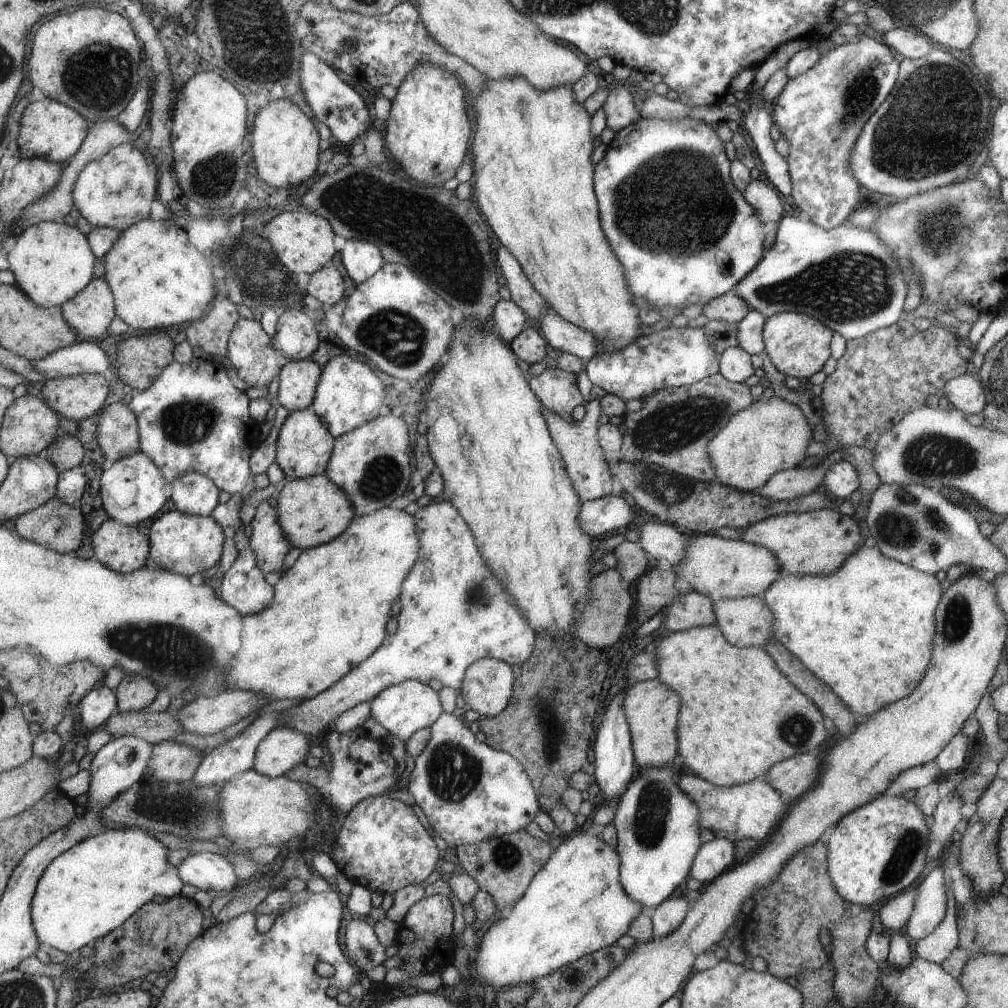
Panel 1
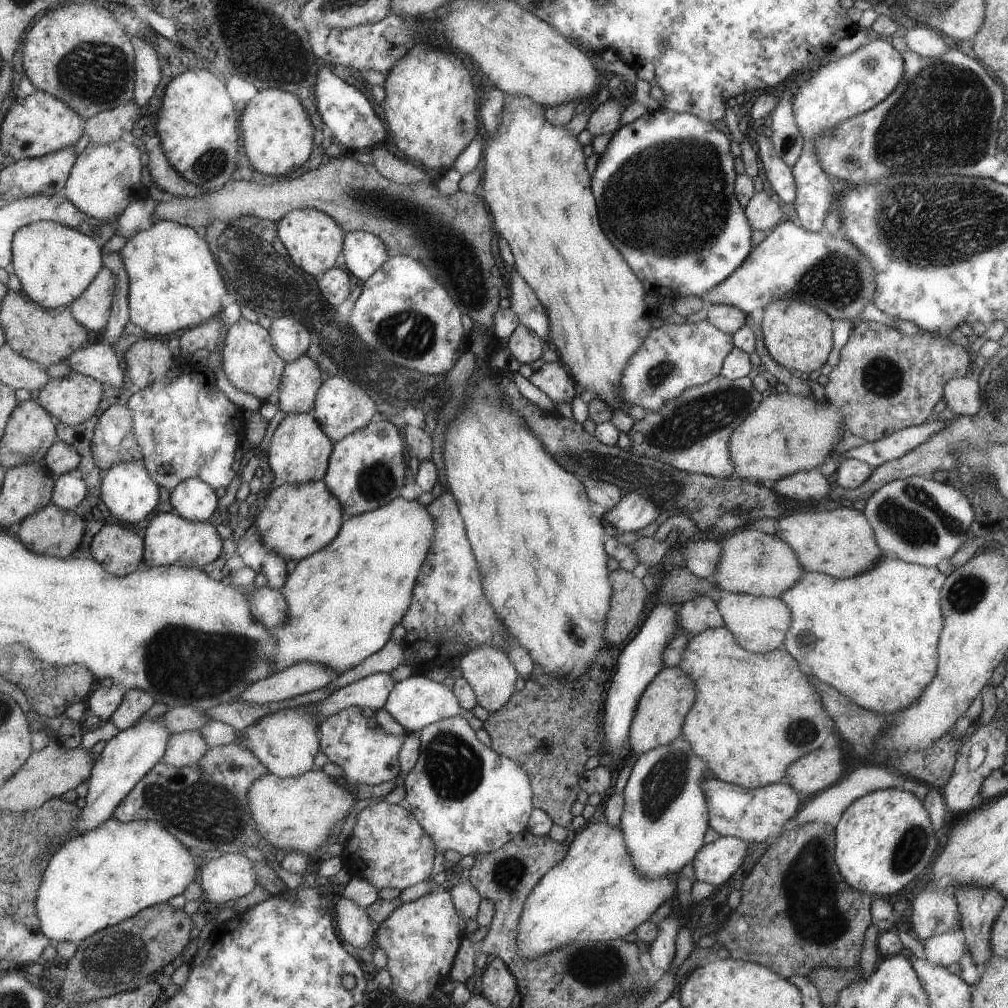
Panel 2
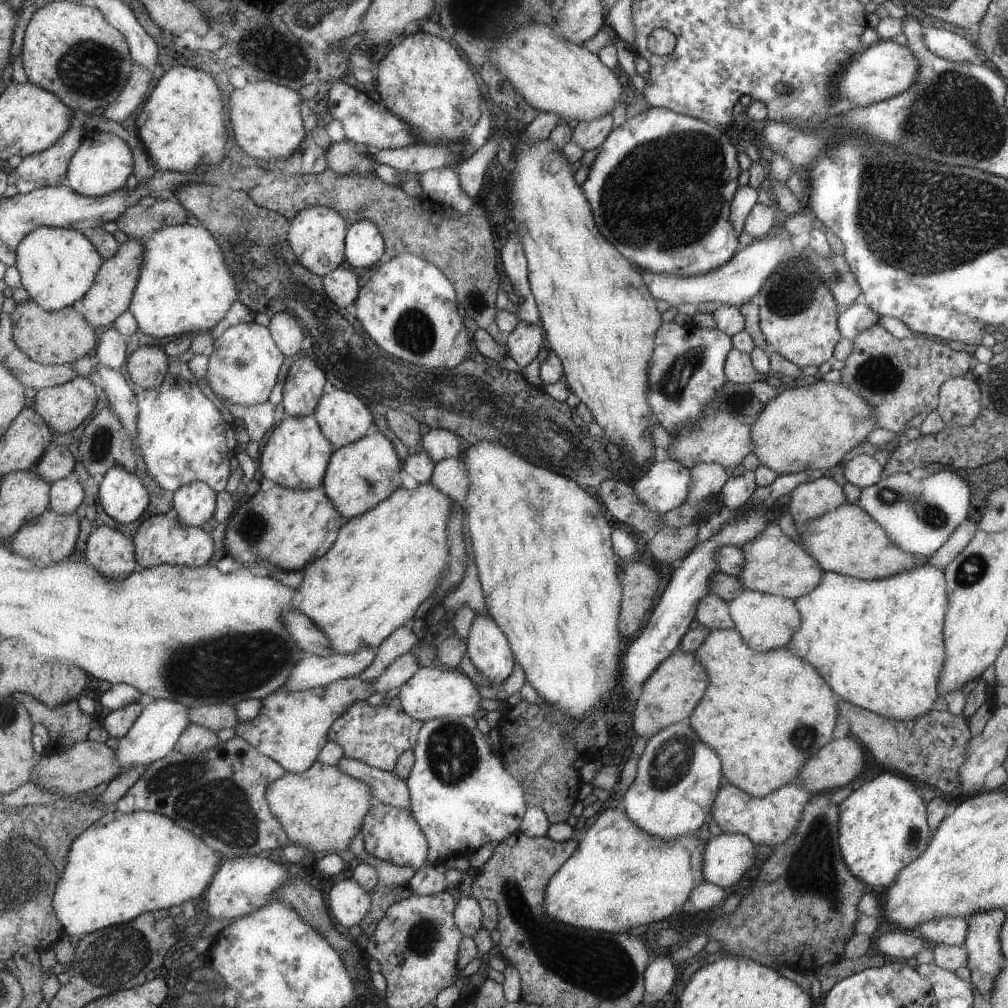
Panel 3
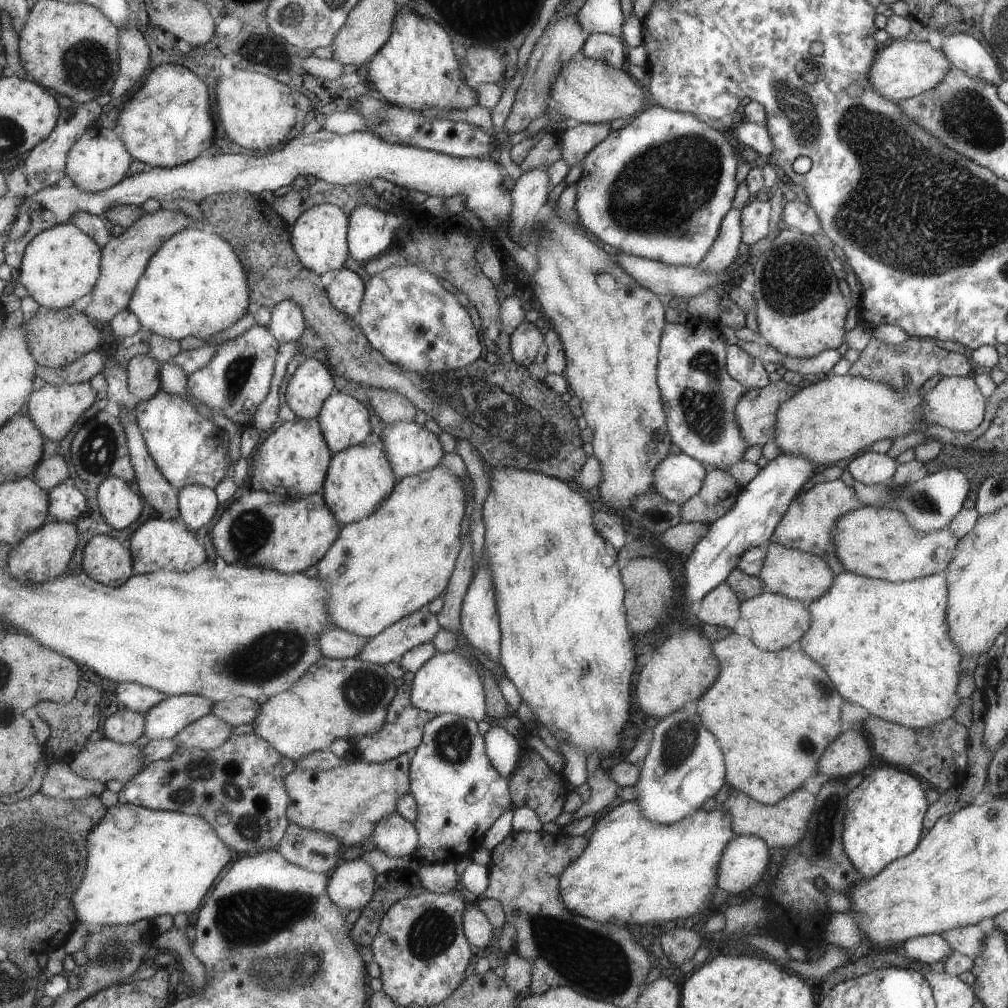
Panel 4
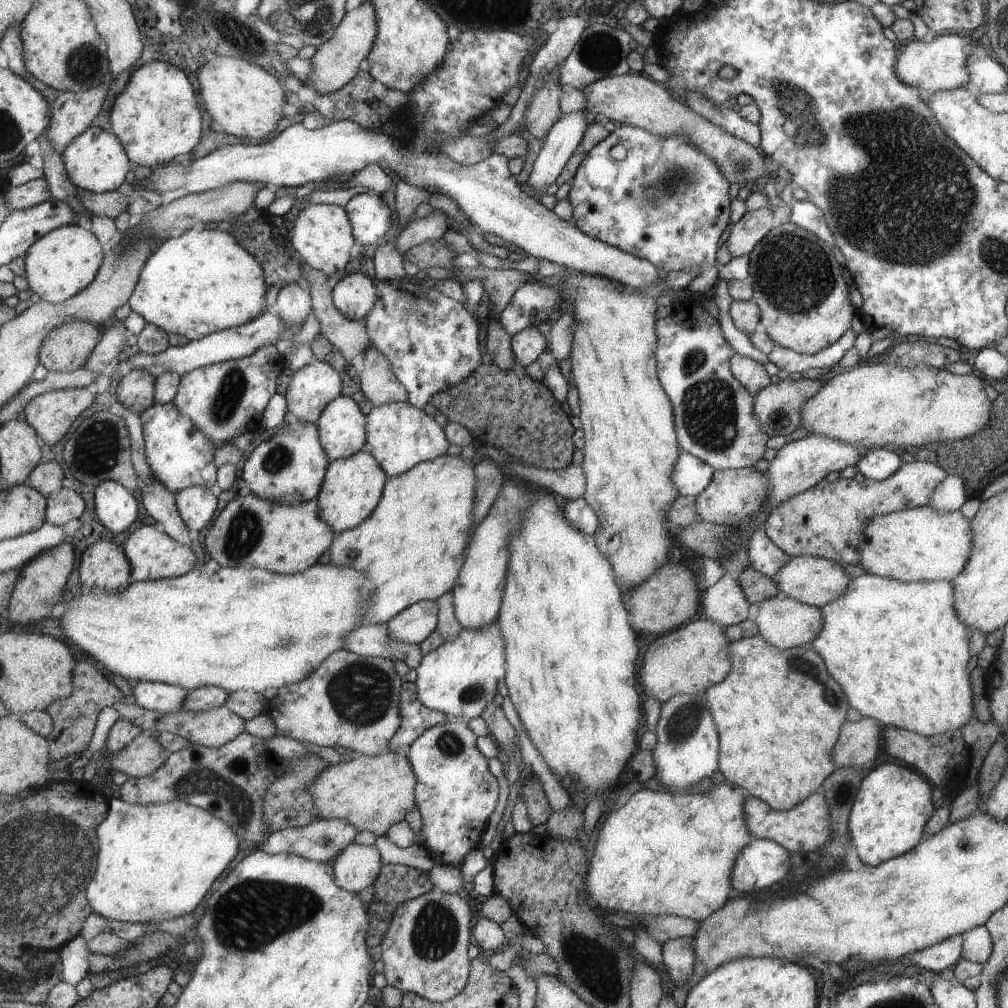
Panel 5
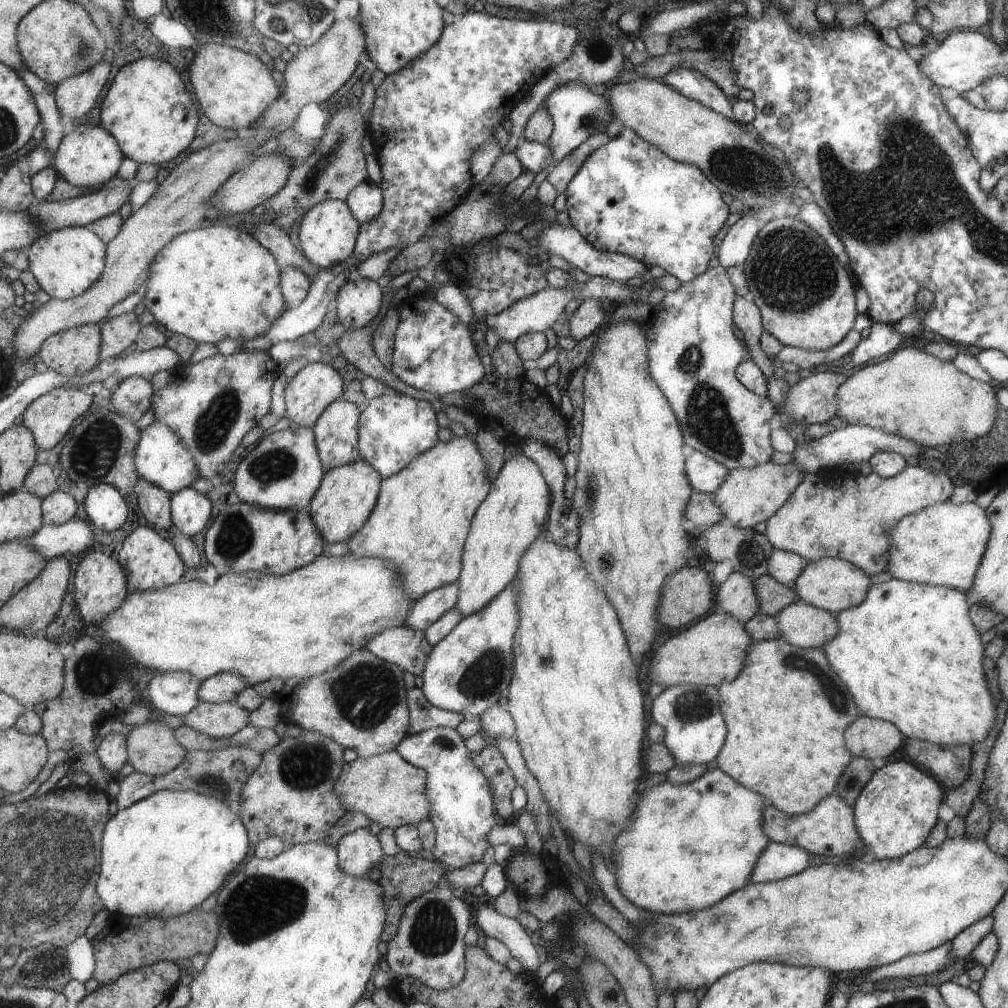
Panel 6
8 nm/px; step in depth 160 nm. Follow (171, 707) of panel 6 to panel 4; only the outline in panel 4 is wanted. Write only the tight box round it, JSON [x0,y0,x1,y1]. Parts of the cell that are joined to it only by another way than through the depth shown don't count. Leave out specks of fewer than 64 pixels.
[115,683,169,714]

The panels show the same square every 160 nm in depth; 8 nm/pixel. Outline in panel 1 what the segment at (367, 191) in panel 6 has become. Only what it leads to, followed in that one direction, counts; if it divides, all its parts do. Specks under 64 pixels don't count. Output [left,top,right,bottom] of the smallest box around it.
[341,240,385,286]

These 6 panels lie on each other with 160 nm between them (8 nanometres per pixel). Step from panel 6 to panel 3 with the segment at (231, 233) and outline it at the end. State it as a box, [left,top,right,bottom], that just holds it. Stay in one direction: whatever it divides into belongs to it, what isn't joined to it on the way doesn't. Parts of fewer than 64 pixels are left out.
[130,224,240,338]

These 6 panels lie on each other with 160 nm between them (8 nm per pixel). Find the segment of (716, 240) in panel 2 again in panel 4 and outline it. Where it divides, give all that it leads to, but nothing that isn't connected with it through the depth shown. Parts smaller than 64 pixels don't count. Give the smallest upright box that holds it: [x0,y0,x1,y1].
[574,104,737,267]

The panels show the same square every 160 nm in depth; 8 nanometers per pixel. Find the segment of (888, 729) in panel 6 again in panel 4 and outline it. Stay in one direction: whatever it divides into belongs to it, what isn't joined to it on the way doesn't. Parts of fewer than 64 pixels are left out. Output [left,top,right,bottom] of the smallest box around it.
[818,730,869,780]

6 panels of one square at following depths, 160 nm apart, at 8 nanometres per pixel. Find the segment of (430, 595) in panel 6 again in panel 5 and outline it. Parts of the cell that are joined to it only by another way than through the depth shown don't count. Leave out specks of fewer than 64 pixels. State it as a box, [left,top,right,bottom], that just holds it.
[389,600,437,644]

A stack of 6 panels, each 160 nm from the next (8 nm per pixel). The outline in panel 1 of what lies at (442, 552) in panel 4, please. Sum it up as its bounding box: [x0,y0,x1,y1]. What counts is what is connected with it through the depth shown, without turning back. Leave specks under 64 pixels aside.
[223,507,418,700]

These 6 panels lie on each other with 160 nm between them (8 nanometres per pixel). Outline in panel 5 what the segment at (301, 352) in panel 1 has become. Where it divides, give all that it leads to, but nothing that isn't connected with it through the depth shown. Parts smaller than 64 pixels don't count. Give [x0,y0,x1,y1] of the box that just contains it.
[270,282,313,325]

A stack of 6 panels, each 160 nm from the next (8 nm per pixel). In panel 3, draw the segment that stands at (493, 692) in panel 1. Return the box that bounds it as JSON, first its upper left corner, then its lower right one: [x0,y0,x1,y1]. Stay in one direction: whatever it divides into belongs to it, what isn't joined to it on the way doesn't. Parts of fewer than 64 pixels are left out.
[465,613,515,686]

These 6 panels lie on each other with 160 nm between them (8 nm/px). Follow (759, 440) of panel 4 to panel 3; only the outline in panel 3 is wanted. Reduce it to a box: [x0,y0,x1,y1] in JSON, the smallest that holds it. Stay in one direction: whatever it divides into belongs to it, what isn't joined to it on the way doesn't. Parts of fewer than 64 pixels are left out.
[666,382,780,470]

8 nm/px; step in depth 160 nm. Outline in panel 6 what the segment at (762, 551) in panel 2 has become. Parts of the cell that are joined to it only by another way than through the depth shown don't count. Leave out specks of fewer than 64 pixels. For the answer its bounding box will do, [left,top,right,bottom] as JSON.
[791,557,870,614]

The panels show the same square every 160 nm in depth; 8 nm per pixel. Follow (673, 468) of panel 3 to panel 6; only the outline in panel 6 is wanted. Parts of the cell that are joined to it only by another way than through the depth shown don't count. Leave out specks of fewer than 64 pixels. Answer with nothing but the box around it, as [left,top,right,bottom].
[685,450,728,493]

